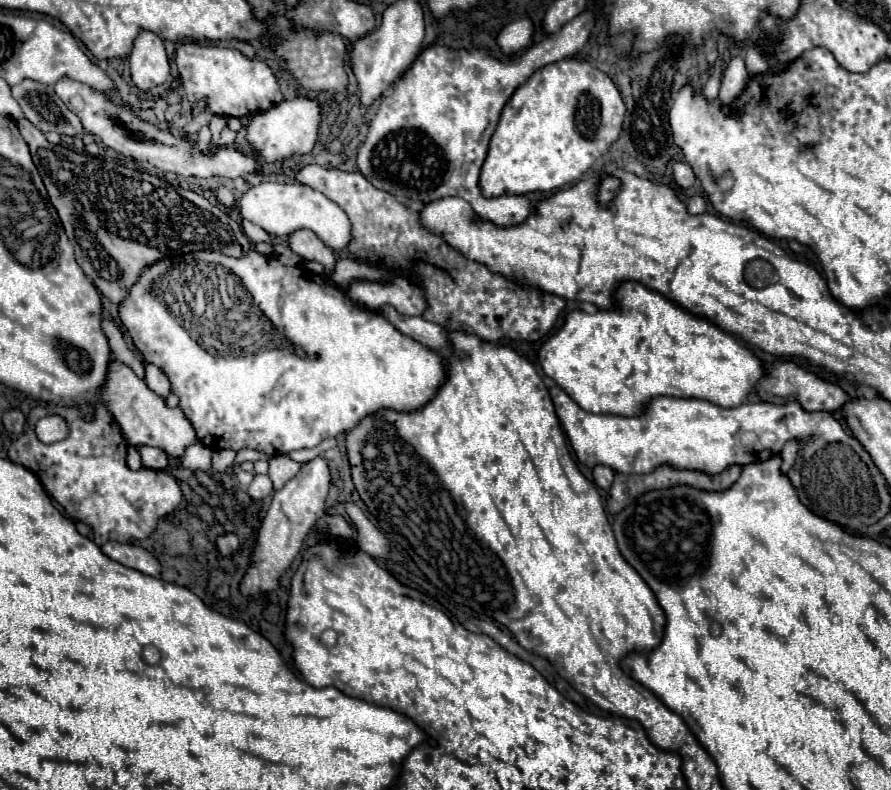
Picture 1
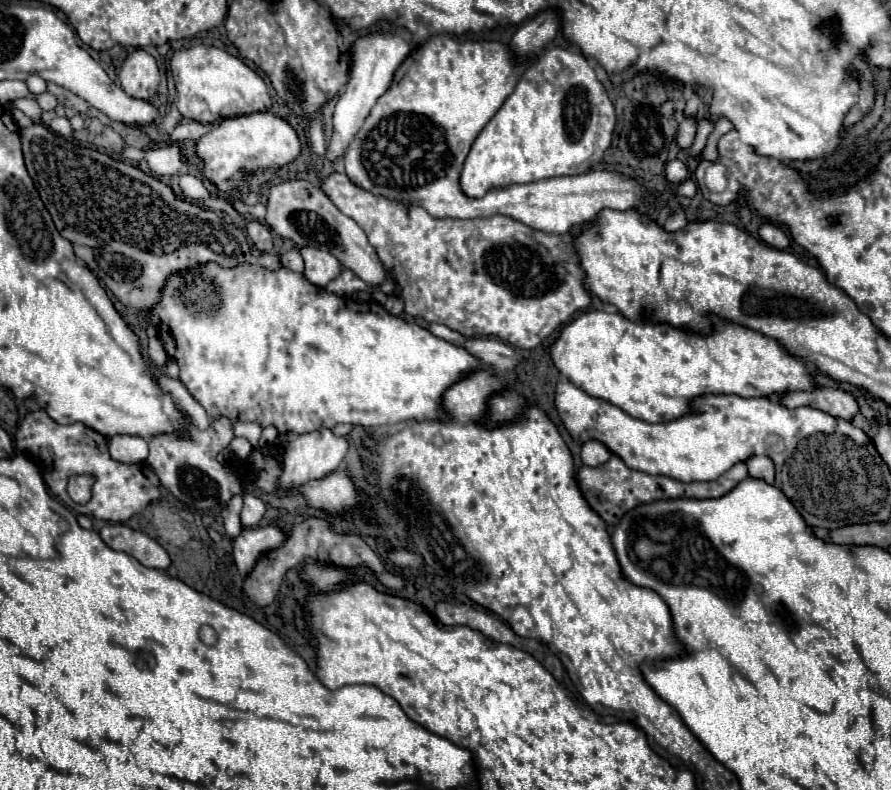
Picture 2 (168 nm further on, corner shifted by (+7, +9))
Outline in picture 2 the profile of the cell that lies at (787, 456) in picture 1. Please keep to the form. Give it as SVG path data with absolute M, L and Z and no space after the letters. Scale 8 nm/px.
M755 455L747 461L747 467L749 467L749 475L751 477L761 477L765 479L769 485L775 483L775 467L773 467L773 461L765 455Z

